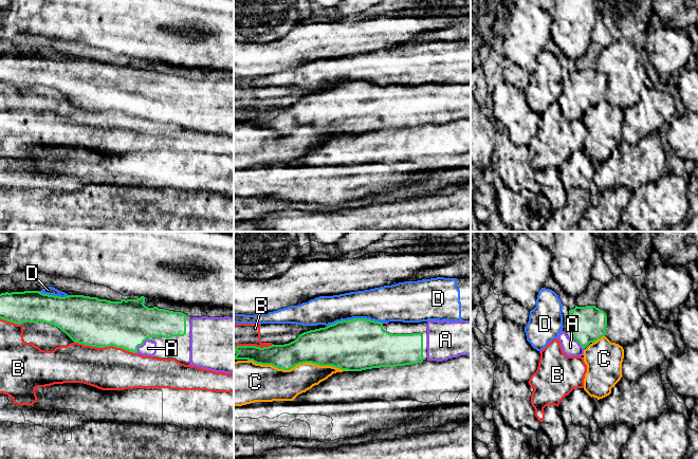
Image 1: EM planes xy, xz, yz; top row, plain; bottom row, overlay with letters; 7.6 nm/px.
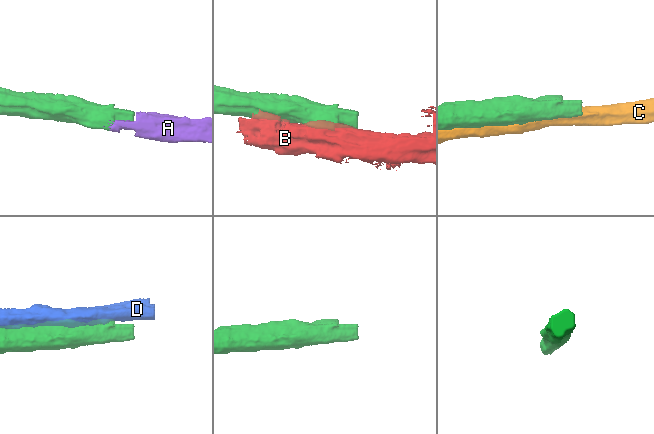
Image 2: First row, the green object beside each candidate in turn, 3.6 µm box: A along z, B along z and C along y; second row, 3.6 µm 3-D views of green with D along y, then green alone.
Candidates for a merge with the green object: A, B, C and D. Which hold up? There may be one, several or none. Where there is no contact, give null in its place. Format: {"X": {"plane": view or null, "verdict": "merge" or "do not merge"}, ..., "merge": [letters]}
{"A": {"plane": "xy", "verdict": "merge"}, "B": {"plane": "xy", "verdict": "do not merge"}, "C": {"plane": "xz", "verdict": "do not merge"}, "D": {"plane": "xz", "verdict": "do not merge"}, "merge": ["A"]}

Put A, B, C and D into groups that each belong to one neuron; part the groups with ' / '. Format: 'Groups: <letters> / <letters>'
Groups: A / B / C / D

